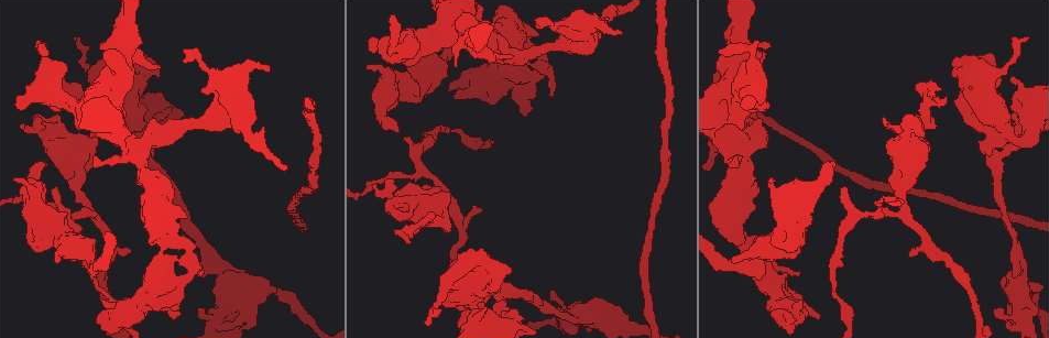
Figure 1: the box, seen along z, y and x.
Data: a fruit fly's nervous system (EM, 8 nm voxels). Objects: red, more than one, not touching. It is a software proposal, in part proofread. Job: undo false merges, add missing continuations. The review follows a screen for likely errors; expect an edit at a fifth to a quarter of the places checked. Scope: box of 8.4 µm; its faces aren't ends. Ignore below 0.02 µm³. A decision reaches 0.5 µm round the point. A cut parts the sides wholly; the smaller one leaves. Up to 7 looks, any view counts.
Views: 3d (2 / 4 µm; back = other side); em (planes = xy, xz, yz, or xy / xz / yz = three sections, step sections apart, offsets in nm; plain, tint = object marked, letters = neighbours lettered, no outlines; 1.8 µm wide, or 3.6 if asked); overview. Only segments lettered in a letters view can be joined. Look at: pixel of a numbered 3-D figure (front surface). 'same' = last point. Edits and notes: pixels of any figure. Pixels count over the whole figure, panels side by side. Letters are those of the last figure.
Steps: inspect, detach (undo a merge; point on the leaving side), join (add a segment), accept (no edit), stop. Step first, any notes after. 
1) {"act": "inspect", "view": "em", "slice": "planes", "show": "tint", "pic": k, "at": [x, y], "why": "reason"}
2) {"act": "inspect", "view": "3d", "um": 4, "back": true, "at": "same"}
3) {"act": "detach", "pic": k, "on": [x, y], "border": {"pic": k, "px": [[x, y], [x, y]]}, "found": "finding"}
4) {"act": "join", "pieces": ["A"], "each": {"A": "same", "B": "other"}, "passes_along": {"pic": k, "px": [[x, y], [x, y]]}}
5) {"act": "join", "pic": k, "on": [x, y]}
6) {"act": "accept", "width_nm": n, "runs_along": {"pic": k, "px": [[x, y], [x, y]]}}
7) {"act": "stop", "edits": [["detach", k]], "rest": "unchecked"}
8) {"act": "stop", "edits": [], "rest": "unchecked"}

{"act": "inspect", "view": "3d", "um": 4, "pic": 1, "at": [387, 180]}

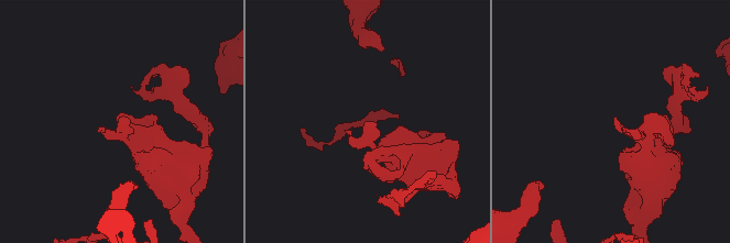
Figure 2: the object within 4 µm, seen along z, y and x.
{"act": "inspect", "view": "em", "slice": "planes", "show": "plain", "pic": 2, "at": [371, 126], "why": "now the EM"}

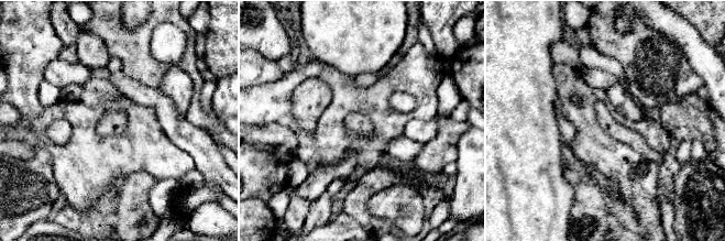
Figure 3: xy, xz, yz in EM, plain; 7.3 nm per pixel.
{"act": "inspect", "view": "em", "slice": "planes", "show": "letters", "at": "same"}

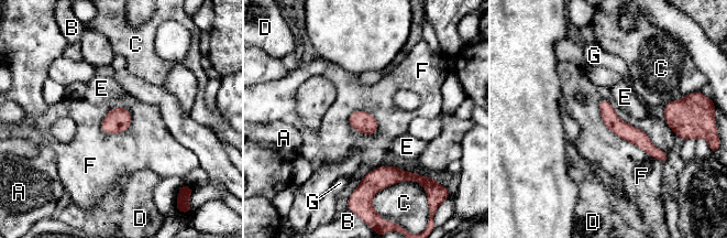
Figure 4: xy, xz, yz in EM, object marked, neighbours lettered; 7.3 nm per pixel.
{"act": "accept", "width_nm": 120, "each": {"A": "other", "B": "other", "C": "other", "D": "other", "E": "other", "F": "other", "G": "other"}, "runs_along": {"pic": 4, "px": [[602, 104], [624, 130], [664, 158]]}, "found": "none of them fits"}

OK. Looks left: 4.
{"act": "inspect", "view": "em", "slice": "xy", "step": 8, "show": "tint", "pic": 1, "at": [74, 105], "why": "branch point"}

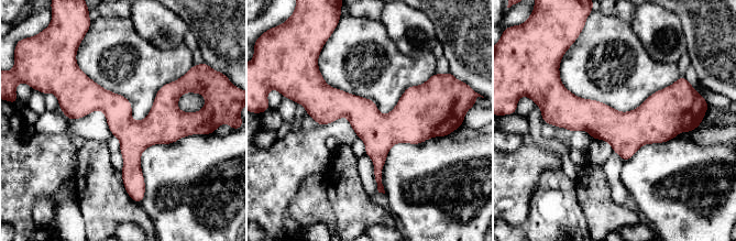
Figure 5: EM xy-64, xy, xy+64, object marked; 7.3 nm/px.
{"act": "inspect", "view": "em", "slice": "planes", "show": "letters", "at": "same"}

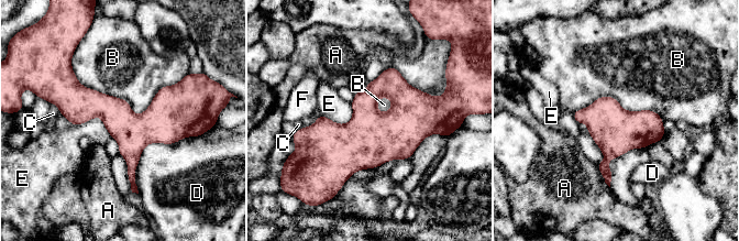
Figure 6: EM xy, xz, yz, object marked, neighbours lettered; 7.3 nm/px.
{"act": "accept", "width_nm": 280, "each": {"A": "other", "B": "other", "C": "other", "D": "other", "E": "other", "F": "other"}, "runs_along": {"pic": 6, "px": [[61, 101], [101, 105], [122, 121], [189, 116]]}, "found": "all the same neuron"}

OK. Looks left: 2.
{"act": "inspect", "view": "em", "um": 3.6, "slice": "planes", "show": "letters", "pic": 1, "at": [161, 243], "why": "small branch off a trunk"}

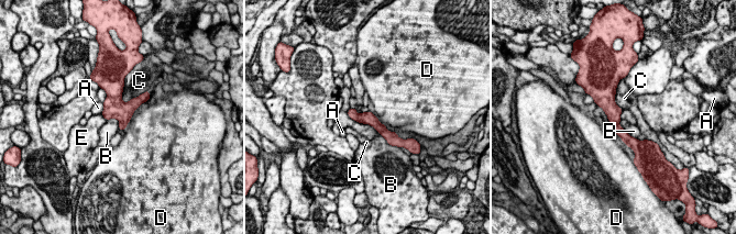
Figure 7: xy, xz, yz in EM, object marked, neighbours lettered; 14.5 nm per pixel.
{"act": "accept", "each": {"A": "other", "B": "other", "C": "other", "D": "other", "E": "other"}, "runs_along": {"pic": 7, "px": [[613, 86], [610, 108], [630, 144]]}, "found": "one neuron here"}

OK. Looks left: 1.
{"act": "stop", "edits": [], "rest": "unchecked"}

